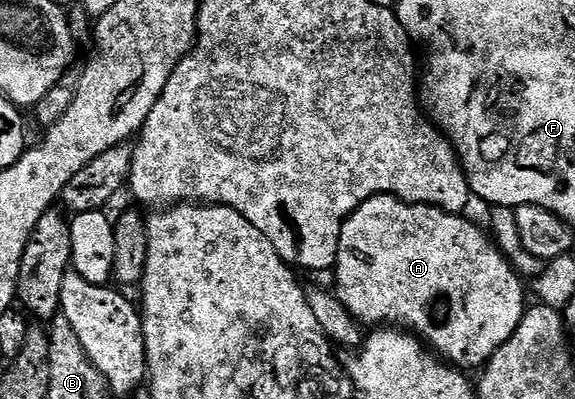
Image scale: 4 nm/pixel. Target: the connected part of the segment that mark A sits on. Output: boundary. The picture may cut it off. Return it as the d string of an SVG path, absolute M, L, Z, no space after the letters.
M371 196L366 202L362 202L349 214L344 225L340 228L340 241L336 251L336 283L334 291L336 297L350 310L350 314L361 325L376 324L372 326L395 326L400 330L407 330L415 334L425 345L430 346L435 355L443 358L447 363L461 369L483 369L488 359L504 345L518 330L518 322L524 317L526 303L524 304L524 288L517 269L513 268L511 260L496 247L495 243L480 228L475 228L468 220L463 220L463 215L454 212L443 212L441 208L431 208L425 204L407 204L404 200L398 200L394 196Z

